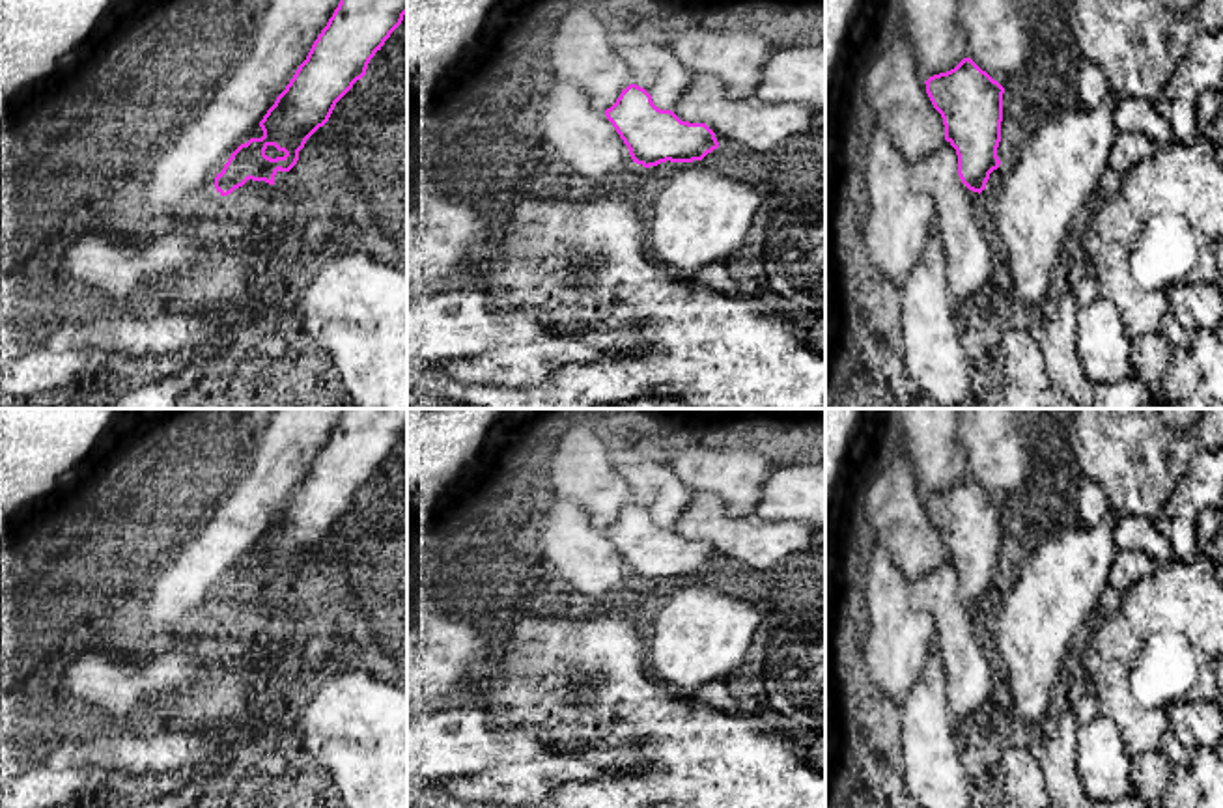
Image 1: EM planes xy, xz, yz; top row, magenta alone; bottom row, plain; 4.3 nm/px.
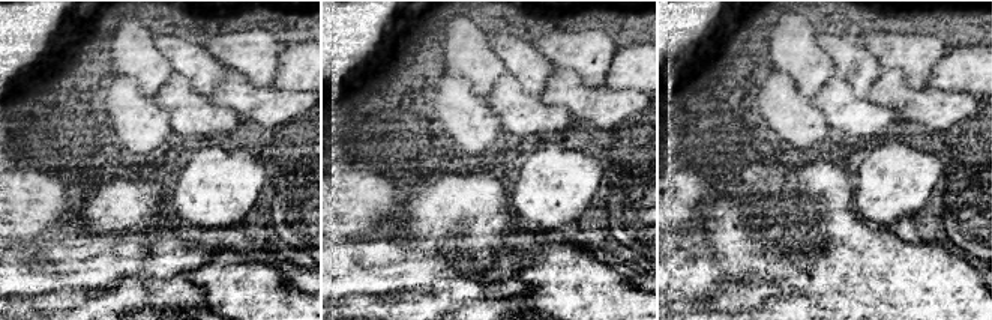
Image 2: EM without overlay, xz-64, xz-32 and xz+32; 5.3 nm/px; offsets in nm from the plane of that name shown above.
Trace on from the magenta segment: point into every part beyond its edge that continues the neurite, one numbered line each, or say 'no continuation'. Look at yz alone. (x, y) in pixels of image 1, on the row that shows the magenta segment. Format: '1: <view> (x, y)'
no continuation

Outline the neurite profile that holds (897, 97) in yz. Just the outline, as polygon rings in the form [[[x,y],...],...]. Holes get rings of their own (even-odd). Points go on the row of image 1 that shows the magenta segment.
[[[902,26],[891,47],[876,52],[861,75],[872,123],[889,132],[907,164],[935,153],[945,140],[943,118],[926,93],[911,37]]]

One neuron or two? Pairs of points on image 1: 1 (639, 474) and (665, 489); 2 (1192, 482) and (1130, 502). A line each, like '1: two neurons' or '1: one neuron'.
1: one neuron
2: two neurons

